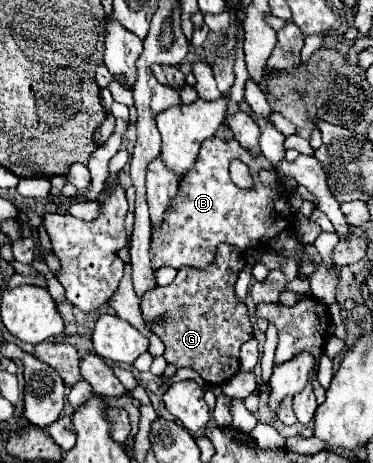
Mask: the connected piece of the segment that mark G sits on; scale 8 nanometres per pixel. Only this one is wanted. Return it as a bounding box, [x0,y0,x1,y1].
[140,244,254,386]

